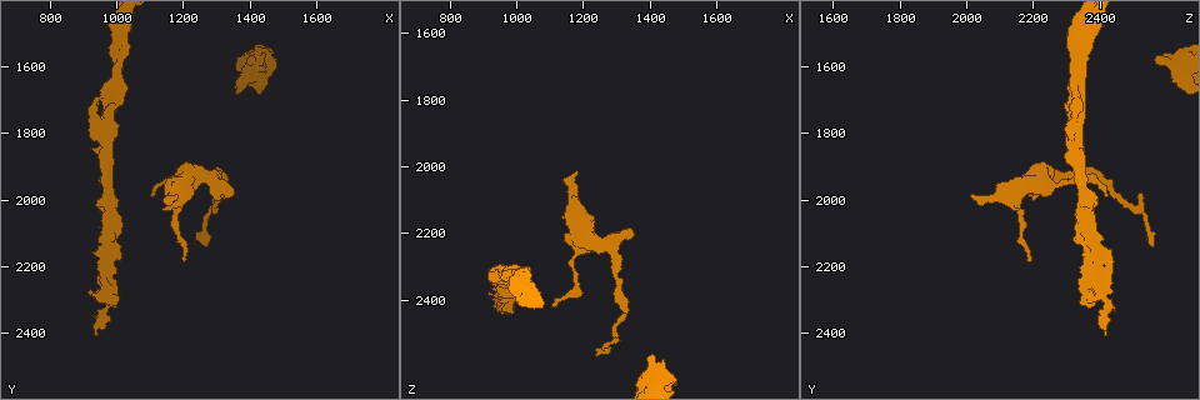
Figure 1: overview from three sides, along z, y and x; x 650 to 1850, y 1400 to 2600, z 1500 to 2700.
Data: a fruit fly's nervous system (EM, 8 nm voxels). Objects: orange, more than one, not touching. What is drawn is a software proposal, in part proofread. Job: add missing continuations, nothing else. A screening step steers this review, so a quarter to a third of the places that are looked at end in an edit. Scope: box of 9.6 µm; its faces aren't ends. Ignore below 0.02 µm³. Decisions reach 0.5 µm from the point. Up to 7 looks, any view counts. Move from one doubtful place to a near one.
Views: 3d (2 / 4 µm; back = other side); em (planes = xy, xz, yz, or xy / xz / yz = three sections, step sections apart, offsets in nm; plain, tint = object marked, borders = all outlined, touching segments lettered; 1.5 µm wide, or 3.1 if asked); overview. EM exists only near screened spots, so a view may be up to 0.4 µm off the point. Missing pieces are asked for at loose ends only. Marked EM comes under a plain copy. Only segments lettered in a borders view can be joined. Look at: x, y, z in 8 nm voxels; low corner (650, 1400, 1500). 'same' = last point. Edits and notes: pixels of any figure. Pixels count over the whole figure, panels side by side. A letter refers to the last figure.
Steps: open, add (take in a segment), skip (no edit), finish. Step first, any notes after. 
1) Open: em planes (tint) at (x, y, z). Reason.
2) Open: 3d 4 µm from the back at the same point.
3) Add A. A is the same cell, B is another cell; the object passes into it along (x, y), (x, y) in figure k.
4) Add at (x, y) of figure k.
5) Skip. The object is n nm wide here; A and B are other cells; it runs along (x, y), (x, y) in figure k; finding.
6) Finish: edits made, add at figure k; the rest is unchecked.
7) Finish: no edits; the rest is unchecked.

Open: em planes (tint) at (1270, 2140, 2560). Thin end.

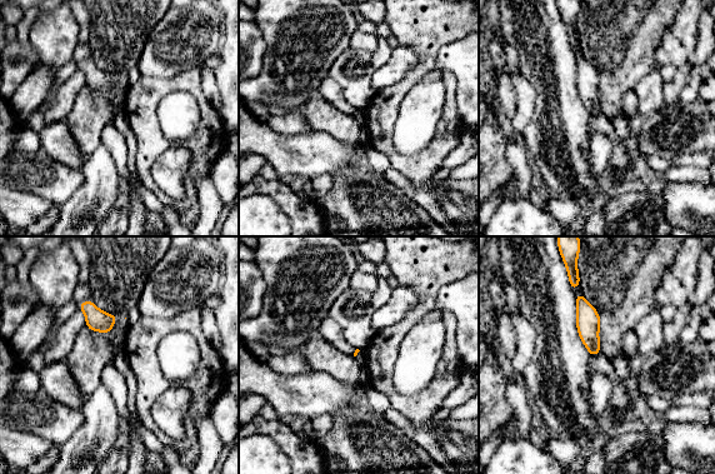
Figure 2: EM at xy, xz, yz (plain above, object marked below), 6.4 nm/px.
Open: em planes (borders) at the same point.

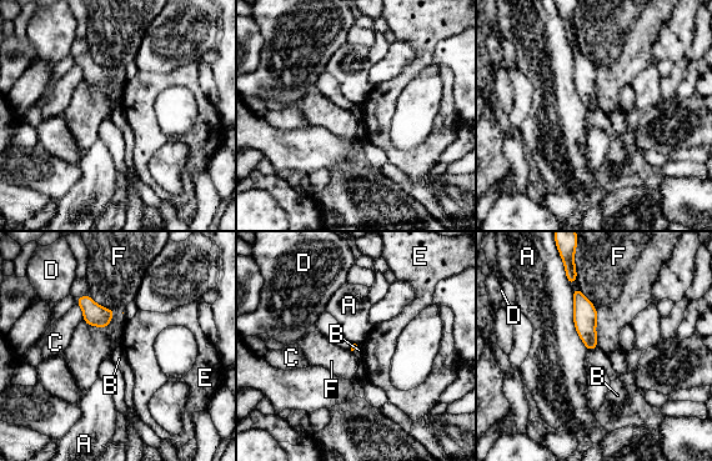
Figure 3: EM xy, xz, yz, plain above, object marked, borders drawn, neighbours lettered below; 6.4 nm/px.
Skip. The longest contact is with A, 420 nm; A, B, C, D, E and F are other cells; a border runs along (597, 347), (590, 351) in figure 3; no lettered segment goes on from it.

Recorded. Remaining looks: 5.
Open: 3d 4 µm at (950, 2130, 2350). Free end.

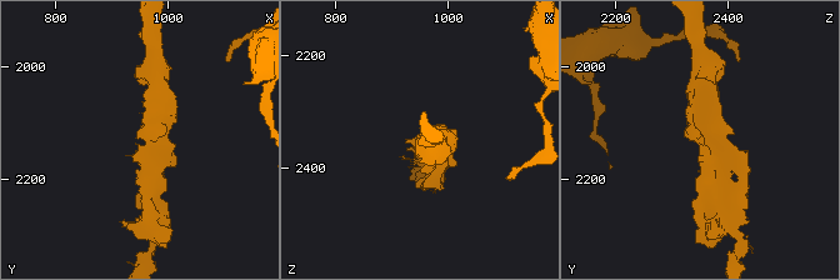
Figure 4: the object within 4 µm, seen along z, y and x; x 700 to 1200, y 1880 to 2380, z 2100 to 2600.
Open: em xy step 8 (borders) at (945, 2135, 2350). Shape alone is not enough.

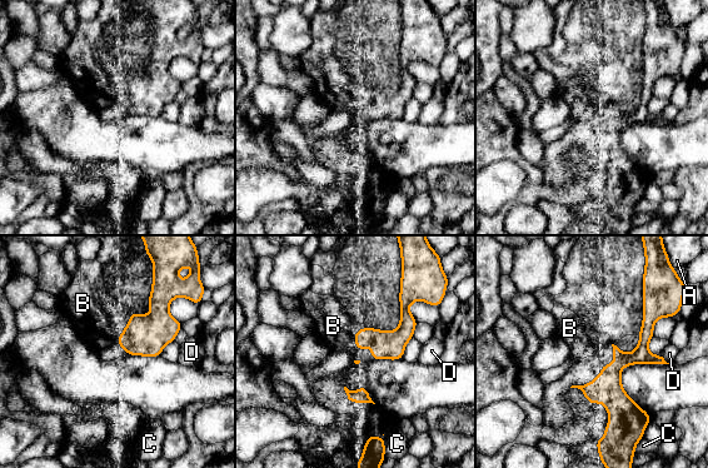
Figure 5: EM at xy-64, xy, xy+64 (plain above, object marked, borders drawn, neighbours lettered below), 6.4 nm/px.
Open: em planes (borders) at the same point.

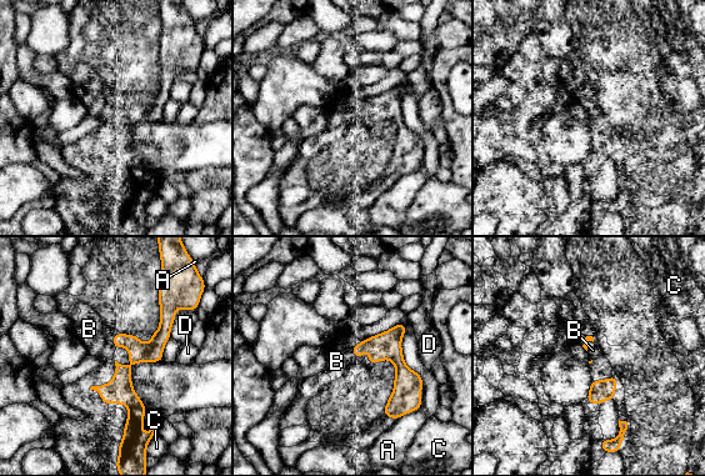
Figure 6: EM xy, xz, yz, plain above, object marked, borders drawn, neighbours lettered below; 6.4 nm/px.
Add B. The longest contact is with A, 180 nm; B is the same cell, A, C and D are other cells; it goes on there.

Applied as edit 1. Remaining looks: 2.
Open: em planes (tint) at (1110, 1990, 2430). Tapers out.

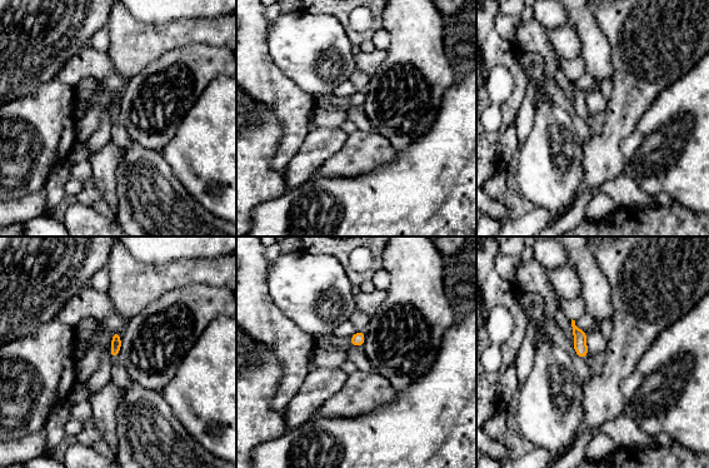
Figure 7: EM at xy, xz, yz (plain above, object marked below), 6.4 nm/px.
Open: em planes (borders) at the same point. See the neighbours.

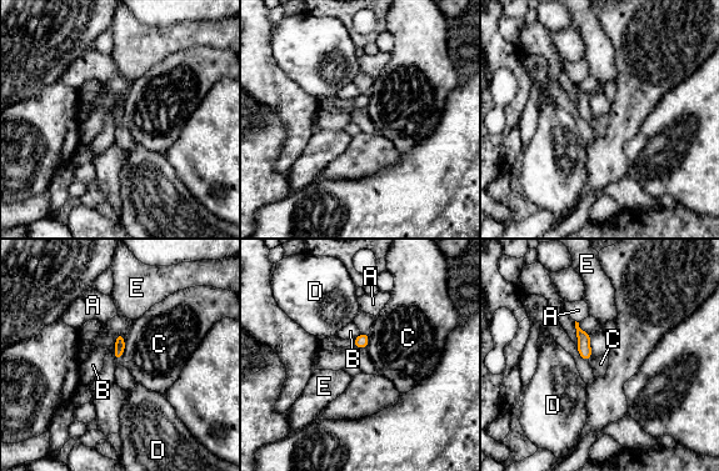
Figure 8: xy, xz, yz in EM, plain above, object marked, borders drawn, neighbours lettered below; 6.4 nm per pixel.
Skip. A, B, C, D and E are other cells; a border runs along (125, 342), (125, 349), (118, 361) in figure 8; none of them fits.

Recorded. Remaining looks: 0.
Finish: edits made, add at figure 6; the rest is unchecked.

